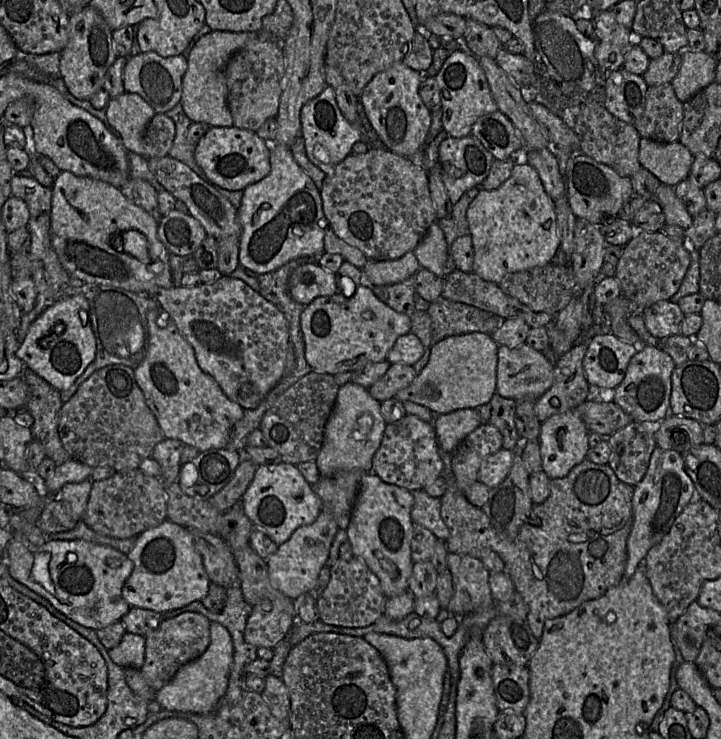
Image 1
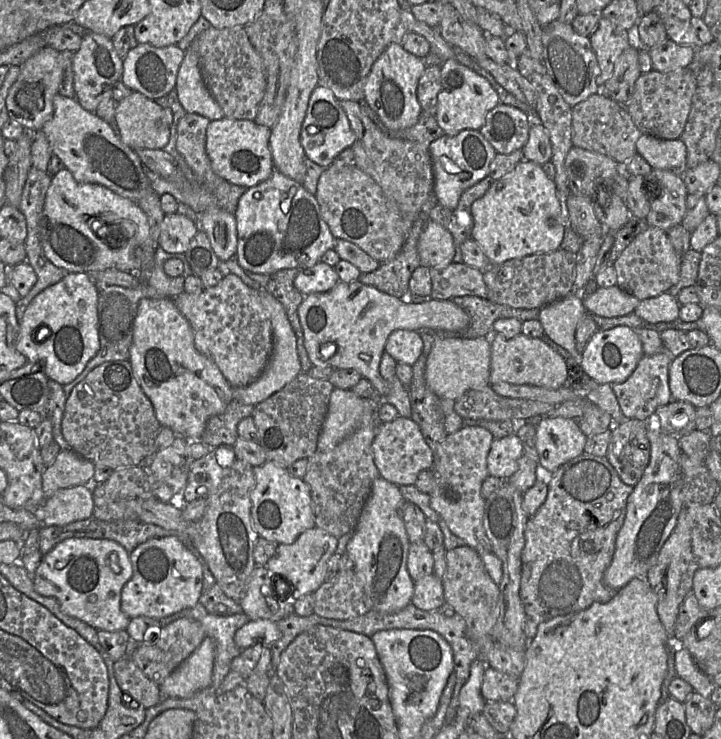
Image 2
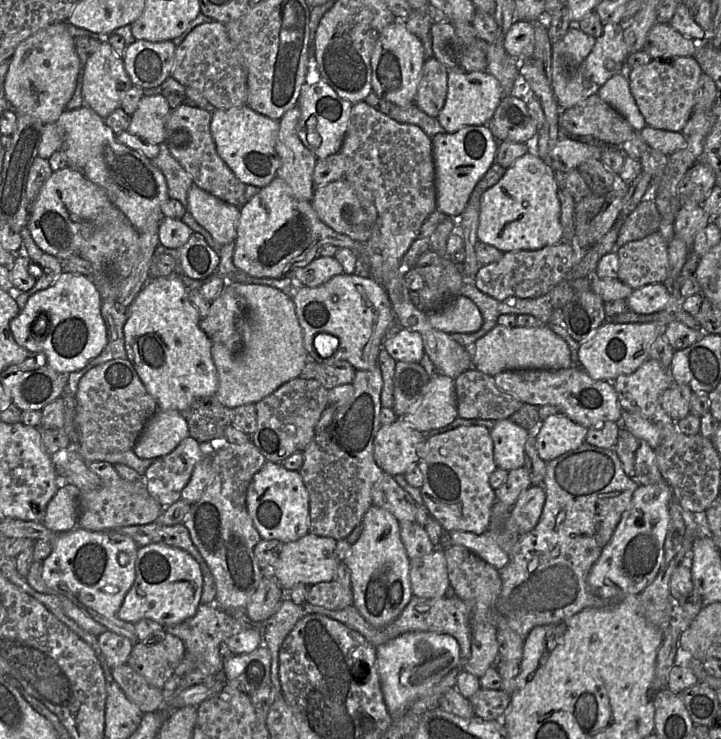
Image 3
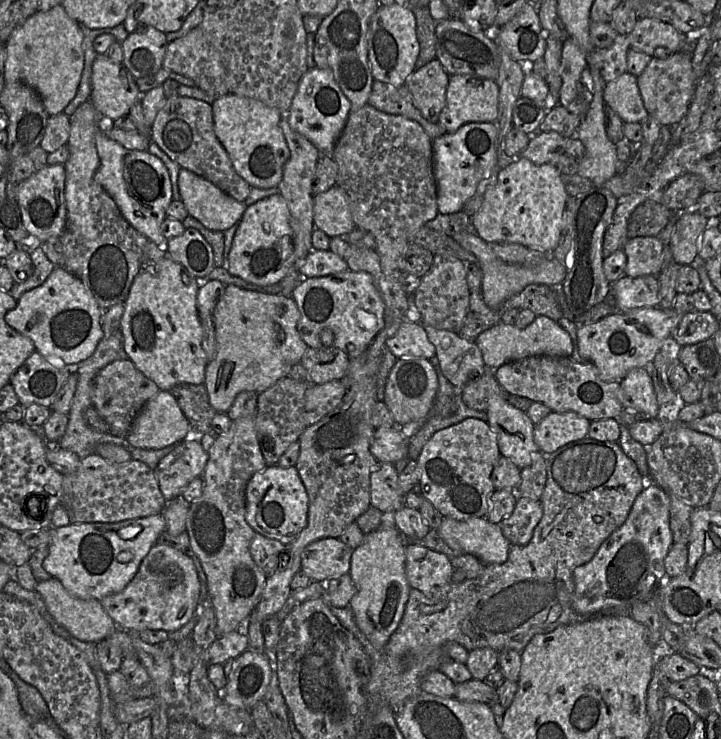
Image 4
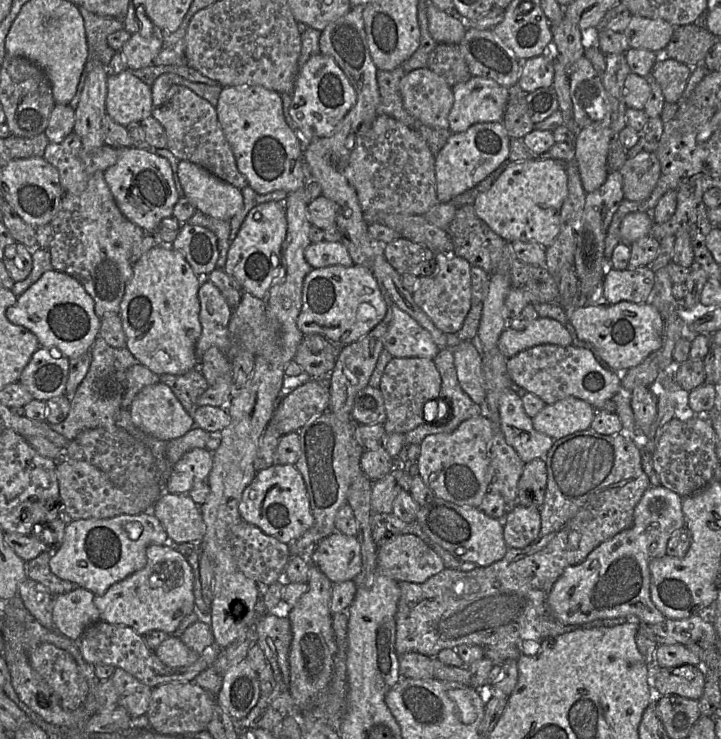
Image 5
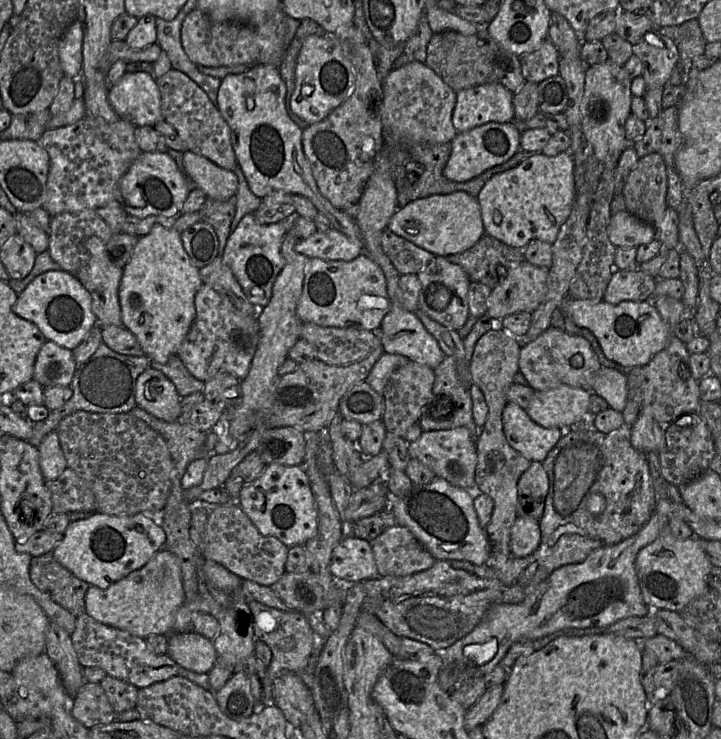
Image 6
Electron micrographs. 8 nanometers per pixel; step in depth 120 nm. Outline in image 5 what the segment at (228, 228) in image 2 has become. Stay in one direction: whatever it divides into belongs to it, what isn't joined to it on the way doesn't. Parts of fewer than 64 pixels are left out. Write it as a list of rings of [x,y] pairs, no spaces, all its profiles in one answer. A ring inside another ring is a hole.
[[[180,160],[178,176],[184,196],[189,198],[197,210],[208,216],[230,220],[243,208],[240,189],[197,164]]]

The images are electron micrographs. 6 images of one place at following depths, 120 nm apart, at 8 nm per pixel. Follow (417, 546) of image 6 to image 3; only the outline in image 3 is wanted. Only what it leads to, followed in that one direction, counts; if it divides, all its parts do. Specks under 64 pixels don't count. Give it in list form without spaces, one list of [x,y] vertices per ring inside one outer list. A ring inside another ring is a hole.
[[[444,550],[432,552],[410,560],[412,594],[421,598],[439,598],[449,593],[450,584]]]

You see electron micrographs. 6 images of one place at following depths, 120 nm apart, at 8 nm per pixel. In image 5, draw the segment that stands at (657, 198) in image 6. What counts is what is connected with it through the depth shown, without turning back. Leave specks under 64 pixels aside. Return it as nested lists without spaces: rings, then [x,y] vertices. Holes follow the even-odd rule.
[[[652,152],[628,157],[618,170],[623,178],[624,199],[644,201],[653,191],[661,173],[661,165]]]

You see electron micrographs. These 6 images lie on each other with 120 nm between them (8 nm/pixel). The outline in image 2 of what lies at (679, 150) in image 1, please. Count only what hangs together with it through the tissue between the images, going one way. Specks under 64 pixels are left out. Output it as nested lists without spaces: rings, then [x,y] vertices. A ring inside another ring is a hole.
[[[642,133],[636,151],[653,169],[686,170],[687,148],[681,138],[666,140]]]

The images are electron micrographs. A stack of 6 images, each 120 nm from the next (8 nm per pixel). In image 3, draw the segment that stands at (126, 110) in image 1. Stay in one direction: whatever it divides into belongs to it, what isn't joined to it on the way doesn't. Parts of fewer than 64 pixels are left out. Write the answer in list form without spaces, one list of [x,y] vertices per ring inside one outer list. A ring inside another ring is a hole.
[[[144,94],[136,111],[131,115],[127,131],[150,143],[161,144],[166,139],[165,122],[170,111],[165,96]]]

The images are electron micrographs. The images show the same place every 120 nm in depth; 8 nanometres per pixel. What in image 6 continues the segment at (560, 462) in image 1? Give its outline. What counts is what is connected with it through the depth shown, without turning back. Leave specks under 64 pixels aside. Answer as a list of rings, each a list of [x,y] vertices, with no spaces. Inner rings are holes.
[[[562,385],[547,391],[535,391],[525,410],[529,417],[545,428],[574,428],[590,414],[590,396],[581,388]]]

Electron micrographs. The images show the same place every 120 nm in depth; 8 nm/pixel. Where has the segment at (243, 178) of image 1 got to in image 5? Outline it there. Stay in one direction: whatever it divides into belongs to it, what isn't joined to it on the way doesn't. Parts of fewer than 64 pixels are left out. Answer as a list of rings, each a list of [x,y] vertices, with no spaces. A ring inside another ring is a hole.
[[[262,86],[223,87],[215,108],[237,168],[257,194],[277,190],[294,192],[303,189],[310,181],[303,146],[285,122],[279,93]]]

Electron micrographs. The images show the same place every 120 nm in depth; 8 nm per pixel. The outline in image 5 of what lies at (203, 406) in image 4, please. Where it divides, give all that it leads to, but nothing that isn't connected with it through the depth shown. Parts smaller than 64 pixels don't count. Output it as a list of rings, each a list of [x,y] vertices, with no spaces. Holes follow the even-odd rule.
[[[197,367],[183,375],[159,375],[162,383],[171,388],[183,408],[193,418],[198,409],[197,399],[209,387],[206,378]]]

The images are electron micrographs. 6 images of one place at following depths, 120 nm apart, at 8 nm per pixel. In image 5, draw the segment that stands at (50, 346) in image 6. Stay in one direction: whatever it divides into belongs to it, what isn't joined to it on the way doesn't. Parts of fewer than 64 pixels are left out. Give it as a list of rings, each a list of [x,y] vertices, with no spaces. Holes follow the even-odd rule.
[[[39,347],[22,371],[19,383],[36,400],[48,401],[65,394],[69,374],[69,358],[55,358],[51,349]]]

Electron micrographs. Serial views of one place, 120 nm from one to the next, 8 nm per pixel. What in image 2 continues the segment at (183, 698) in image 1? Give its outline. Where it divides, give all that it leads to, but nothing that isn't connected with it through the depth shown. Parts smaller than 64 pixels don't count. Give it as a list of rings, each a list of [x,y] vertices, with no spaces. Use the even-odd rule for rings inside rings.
[[[205,637],[202,643],[159,686],[168,697],[187,698],[212,683],[215,643]]]

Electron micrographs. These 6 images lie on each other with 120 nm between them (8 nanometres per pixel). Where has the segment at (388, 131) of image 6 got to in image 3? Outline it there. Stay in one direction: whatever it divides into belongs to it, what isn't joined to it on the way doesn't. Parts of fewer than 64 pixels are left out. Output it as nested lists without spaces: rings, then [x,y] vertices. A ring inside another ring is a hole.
[[[435,57],[424,62],[414,103],[431,117],[437,117],[447,95],[448,69]]]

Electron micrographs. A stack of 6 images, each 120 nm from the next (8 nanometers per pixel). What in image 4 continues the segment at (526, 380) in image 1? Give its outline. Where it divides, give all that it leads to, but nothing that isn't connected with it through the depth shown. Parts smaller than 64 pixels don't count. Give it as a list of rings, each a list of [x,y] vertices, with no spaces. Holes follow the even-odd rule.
[[[536,316],[524,329],[499,322],[481,333],[475,343],[482,353],[487,370],[495,370],[507,362],[530,356],[571,357],[573,352],[570,335],[556,321],[546,316]]]

